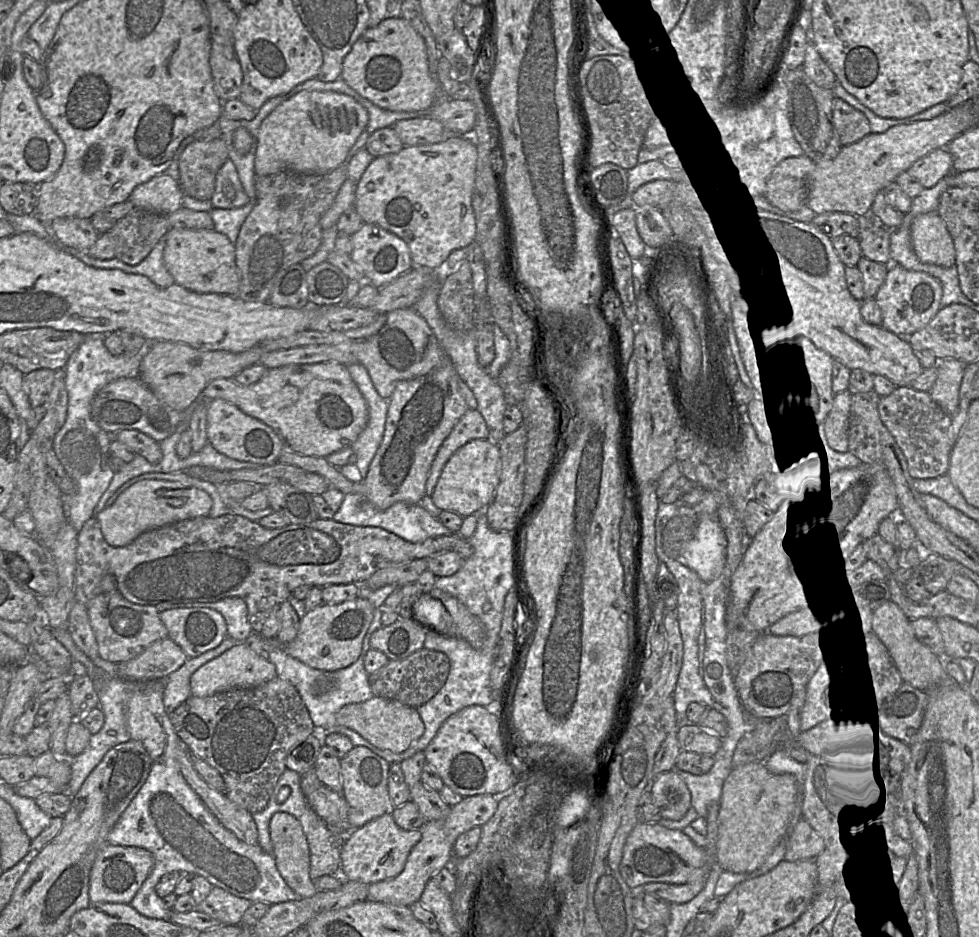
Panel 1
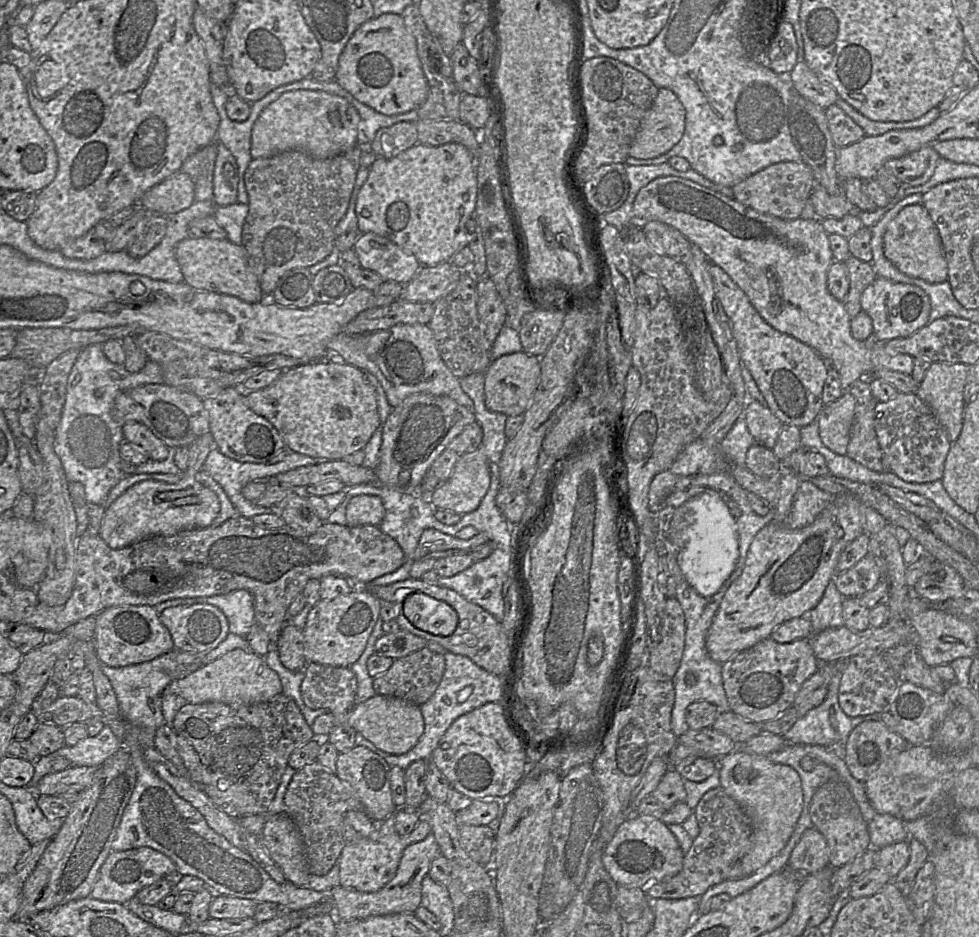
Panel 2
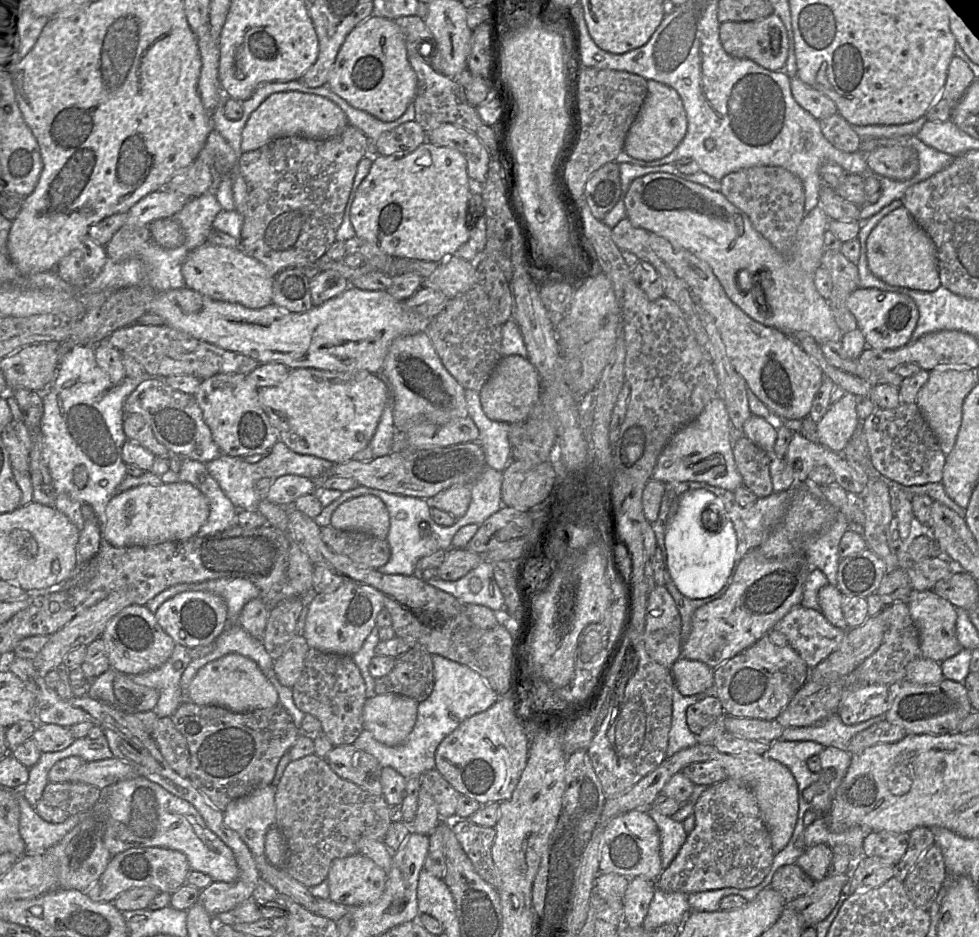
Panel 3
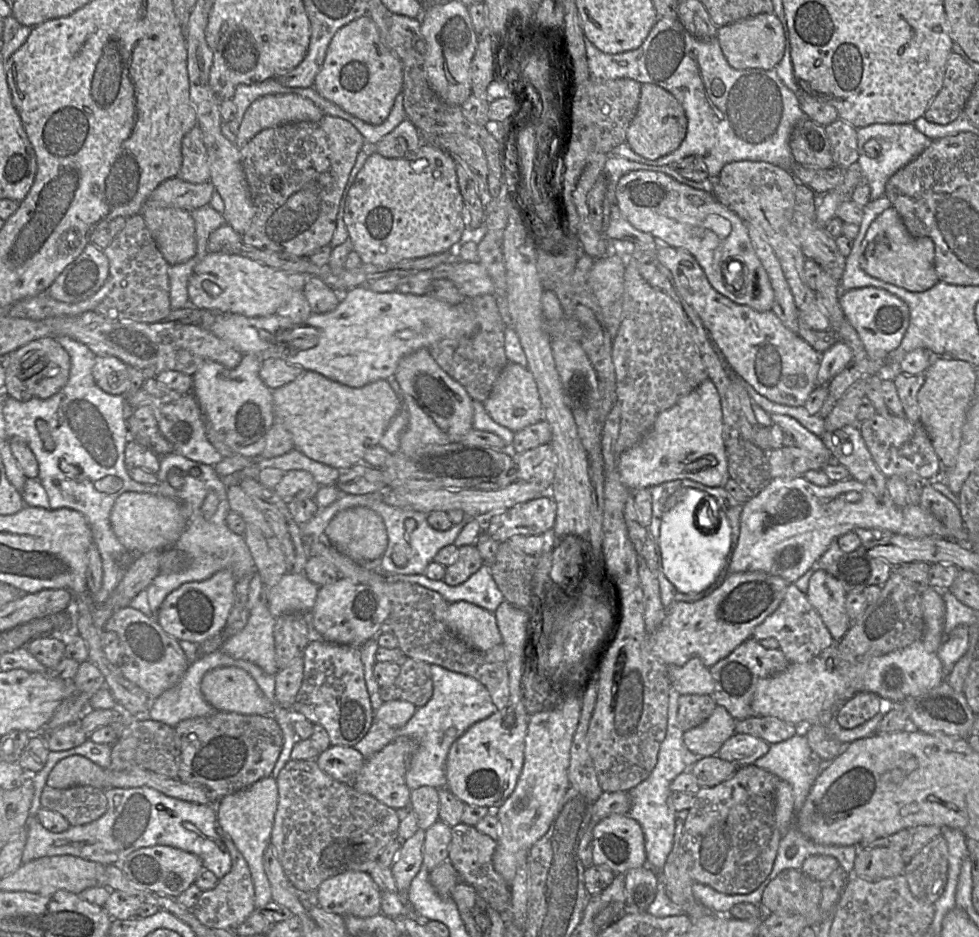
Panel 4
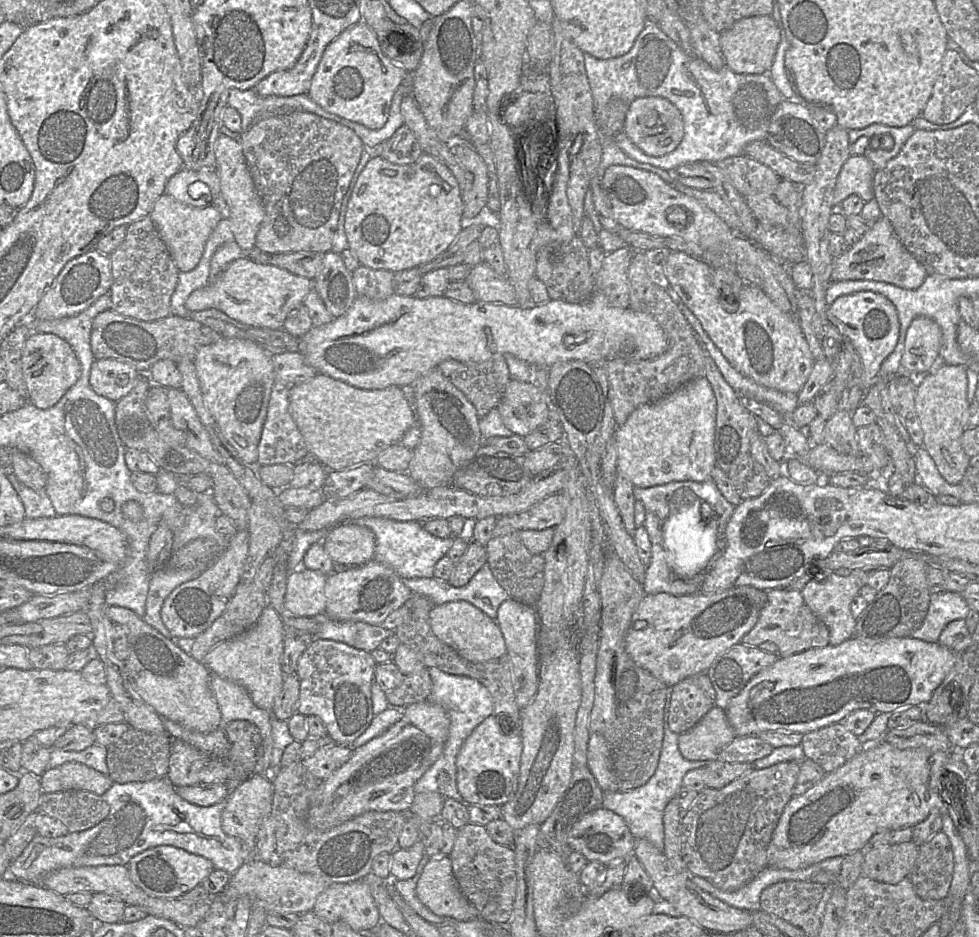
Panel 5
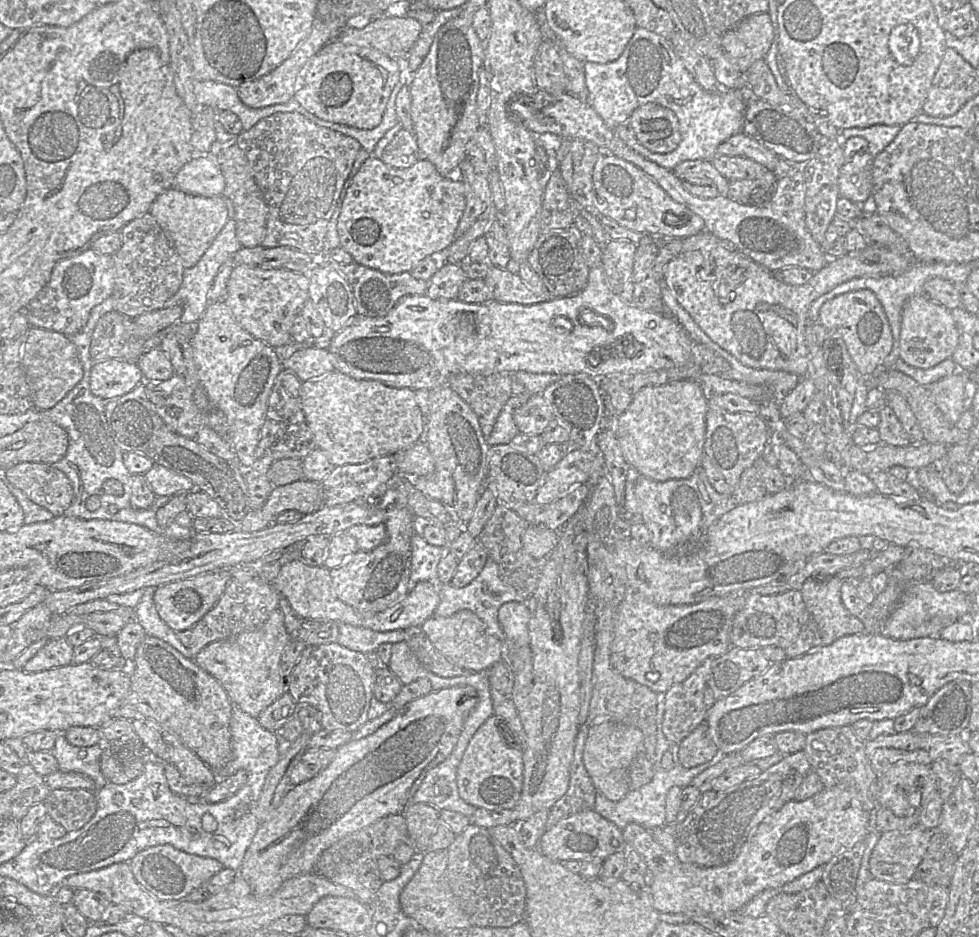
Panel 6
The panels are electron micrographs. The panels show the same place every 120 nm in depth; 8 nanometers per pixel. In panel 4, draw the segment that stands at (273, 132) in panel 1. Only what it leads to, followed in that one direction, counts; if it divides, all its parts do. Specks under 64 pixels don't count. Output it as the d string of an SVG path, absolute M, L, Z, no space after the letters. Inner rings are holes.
M270 94L255 100L245 112L236 137L236 146L244 147L260 131L279 124L296 121L318 121L324 112L310 99L298 94Z

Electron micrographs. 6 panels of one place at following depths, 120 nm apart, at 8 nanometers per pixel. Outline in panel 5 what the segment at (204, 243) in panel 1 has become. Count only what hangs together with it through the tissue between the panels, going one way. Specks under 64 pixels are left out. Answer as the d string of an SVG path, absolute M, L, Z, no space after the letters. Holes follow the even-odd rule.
M246 256L229 264L205 287L193 291L186 299L185 307L190 313L215 308L243 324L275 330L283 327L288 314L302 305L311 289L312 280Z

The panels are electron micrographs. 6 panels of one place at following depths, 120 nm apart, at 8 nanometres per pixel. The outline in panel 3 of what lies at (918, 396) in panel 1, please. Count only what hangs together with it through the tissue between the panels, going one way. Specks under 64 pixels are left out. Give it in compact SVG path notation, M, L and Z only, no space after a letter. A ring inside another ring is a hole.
M900 402L894 408L875 407L872 413L859 424L866 438L873 466L888 481L894 481L902 486L942 481L946 455L941 450L936 436L921 415L916 403Z

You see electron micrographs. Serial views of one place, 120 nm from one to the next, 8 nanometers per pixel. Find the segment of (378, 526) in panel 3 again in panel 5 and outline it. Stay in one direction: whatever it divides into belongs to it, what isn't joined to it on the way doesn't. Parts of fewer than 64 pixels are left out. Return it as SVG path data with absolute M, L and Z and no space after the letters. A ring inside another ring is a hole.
M354 522L334 525L321 543L336 566L356 567L374 557L374 533L369 528Z

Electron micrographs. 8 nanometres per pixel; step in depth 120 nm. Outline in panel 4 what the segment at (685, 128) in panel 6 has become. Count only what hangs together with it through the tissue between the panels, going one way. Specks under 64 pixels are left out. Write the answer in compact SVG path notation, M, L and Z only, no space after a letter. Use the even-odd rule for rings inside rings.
M658 18L643 44L631 51L607 54L600 51L584 35L590 79L604 82L620 78L630 78L641 84L652 83L670 92L681 104L687 117L687 132L680 146L672 153L656 160L648 160L636 154L624 142L607 154L622 157L652 166L669 166L688 156L699 156L707 166L709 177L719 176L724 165L735 161L768 162L791 171L796 163L791 153L789 141L794 127L804 119L809 119L800 109L798 96L779 78L774 70L744 69L731 67L726 60L717 38L701 41L691 35L679 21Z

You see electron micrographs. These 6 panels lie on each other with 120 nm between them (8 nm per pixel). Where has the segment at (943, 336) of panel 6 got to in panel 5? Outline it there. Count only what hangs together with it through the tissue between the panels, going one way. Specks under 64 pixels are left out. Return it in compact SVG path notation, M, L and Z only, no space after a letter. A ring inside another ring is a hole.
M925 316L915 317L906 333L901 370L909 373L928 373L943 364L939 357L942 331L939 325Z

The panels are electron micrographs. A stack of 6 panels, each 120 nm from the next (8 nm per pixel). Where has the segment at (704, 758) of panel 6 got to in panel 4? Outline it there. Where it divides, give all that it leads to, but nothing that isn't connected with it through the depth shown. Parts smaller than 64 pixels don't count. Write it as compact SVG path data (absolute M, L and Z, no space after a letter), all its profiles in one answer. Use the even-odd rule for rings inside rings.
M717 705L707 720L684 732L683 741L692 753L713 756L734 733L735 719L726 708Z

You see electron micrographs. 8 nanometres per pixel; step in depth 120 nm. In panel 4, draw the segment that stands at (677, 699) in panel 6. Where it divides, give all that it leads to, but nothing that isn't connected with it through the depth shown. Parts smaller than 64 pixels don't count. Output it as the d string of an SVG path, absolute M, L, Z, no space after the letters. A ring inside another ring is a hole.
M684 694L678 700L678 726L684 732L707 720L717 704L712 695Z

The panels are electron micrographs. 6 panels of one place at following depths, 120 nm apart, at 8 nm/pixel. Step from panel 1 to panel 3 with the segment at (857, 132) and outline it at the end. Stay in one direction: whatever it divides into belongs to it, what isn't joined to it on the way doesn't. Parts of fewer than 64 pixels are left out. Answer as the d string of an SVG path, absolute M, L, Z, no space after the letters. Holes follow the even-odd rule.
M834 114L820 120L824 137L838 150L855 153L860 150L862 138L841 115Z

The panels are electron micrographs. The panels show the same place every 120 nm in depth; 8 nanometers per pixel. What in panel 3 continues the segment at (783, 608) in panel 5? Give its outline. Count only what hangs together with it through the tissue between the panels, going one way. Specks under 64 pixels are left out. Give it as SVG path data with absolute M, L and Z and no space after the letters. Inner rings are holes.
M801 604L793 607L773 629L787 637L788 644L810 668L814 668L831 654L841 643L847 632L847 630L831 624L820 610L805 608Z

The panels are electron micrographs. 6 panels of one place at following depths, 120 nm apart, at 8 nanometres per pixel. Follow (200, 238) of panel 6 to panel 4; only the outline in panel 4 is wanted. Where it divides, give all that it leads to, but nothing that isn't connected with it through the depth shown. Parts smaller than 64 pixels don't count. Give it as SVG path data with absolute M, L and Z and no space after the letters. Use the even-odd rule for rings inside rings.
M144 206L141 215L169 265L187 262L196 255L195 223L189 211Z

